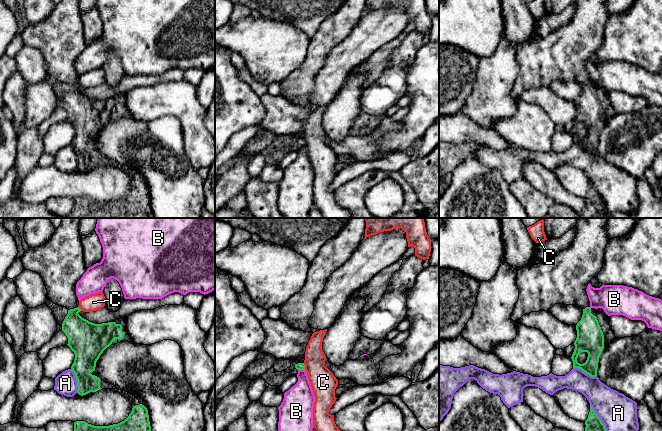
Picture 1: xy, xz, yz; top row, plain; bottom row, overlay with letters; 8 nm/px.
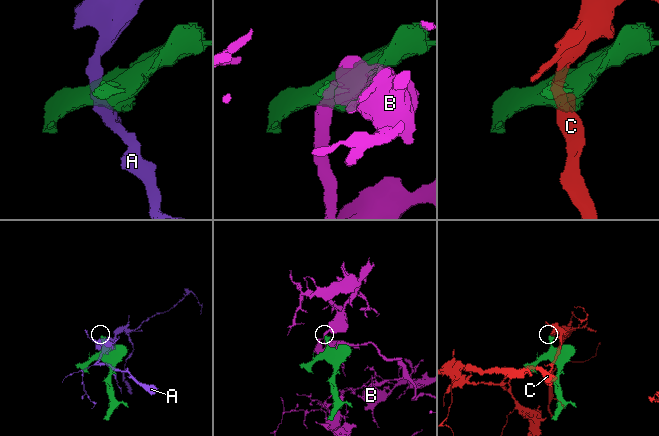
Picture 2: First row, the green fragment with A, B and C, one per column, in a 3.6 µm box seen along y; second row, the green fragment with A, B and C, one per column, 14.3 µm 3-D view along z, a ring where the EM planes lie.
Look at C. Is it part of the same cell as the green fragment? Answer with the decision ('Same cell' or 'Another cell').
Another cell

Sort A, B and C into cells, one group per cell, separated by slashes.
A / B / C

